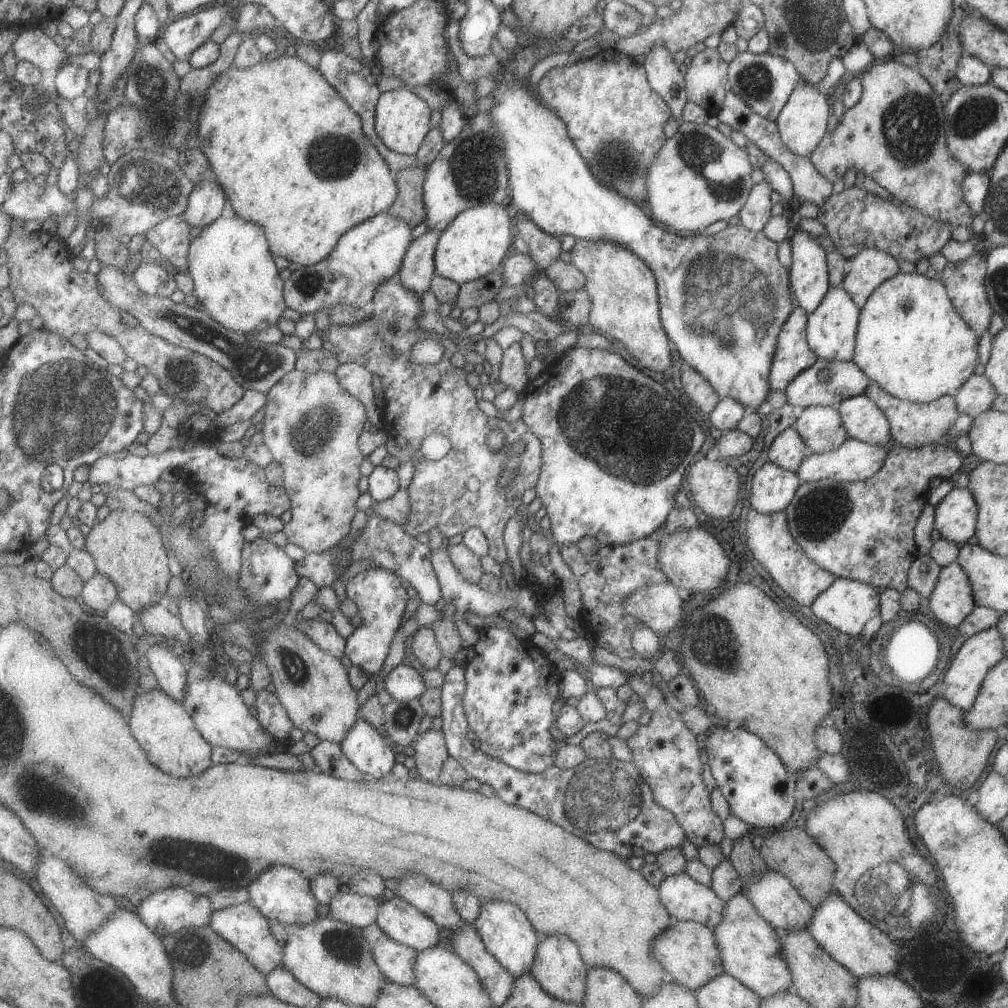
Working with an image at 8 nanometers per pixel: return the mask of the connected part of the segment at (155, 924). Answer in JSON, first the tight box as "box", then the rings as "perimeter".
{"box":[137,887,214,939],"perimeter":[[[183,887],[166,888],[143,897],[137,908],[143,922],[151,927],[162,939],[183,929],[209,927],[212,923],[214,902],[209,895],[196,895]]]}

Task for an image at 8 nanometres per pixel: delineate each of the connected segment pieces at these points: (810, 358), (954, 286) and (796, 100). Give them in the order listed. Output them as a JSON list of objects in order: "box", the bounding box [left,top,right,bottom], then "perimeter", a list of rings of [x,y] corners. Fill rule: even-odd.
[{"box":[768,304,816,391],"perimeter":[[[795,304],[782,324],[776,338],[776,349],[768,372],[771,391],[784,391],[788,382],[816,360],[807,346],[806,320],[808,314]]]},{"box":[937,251,992,338],"perimeter":[[[976,251],[967,258],[952,262],[946,262],[943,270],[937,273],[939,279],[946,288],[947,296],[957,311],[957,314],[972,328],[978,338],[987,329],[991,317],[992,308],[985,294],[983,279],[986,271],[986,260],[981,257],[981,252]]]},{"box":[776,80,827,157],"perimeter":[[[801,80],[791,91],[787,102],[779,111],[776,122],[781,142],[793,153],[802,157],[807,157],[812,153],[815,145],[827,131],[827,95],[818,91],[813,85]]]}]

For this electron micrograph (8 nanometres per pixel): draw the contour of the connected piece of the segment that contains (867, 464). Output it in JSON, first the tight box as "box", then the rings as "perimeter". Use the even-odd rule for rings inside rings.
{"box":[795,437,889,483],"perimeter":[[[847,437],[835,450],[824,453],[809,453],[800,462],[795,474],[799,477],[800,482],[811,482],[824,478],[832,478],[837,482],[847,481],[848,483],[863,481],[883,466],[888,455],[888,448],[889,446],[872,445]]]}

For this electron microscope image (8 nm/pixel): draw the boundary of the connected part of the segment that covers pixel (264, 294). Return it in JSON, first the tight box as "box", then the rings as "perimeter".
{"box":[188,211,288,335],"perimeter":[[[231,211],[202,229],[197,238],[192,241],[188,259],[193,290],[203,308],[227,328],[247,335],[253,335],[256,331],[260,335],[270,325],[279,324],[285,308],[288,307],[284,297],[286,280],[281,278],[279,268],[271,254],[269,239],[264,228]]]}

